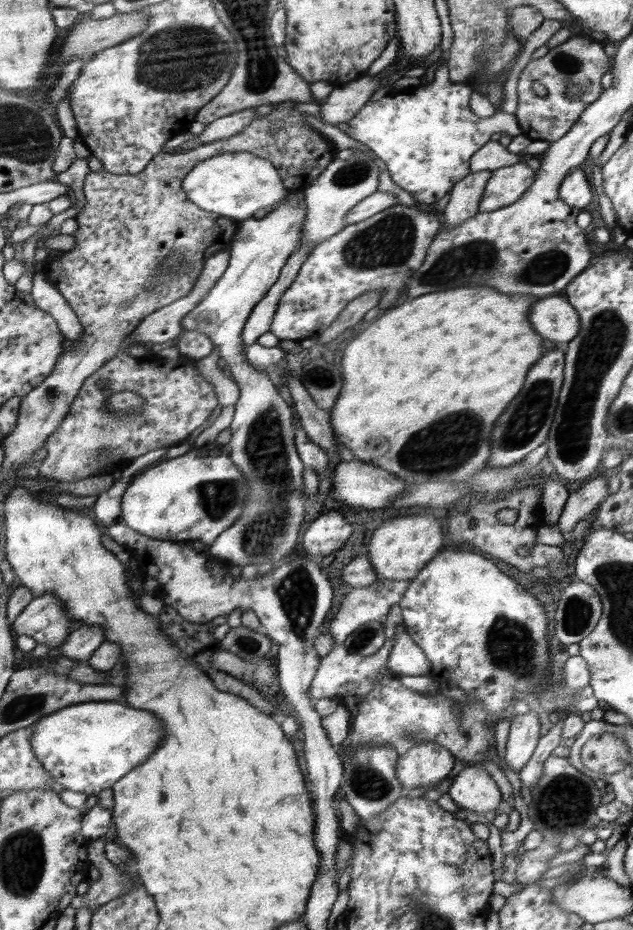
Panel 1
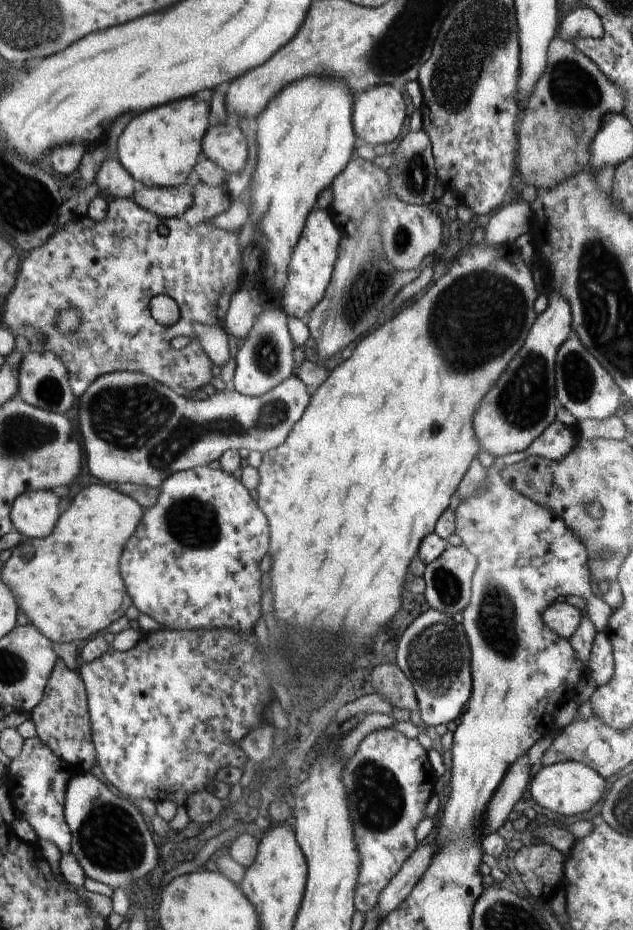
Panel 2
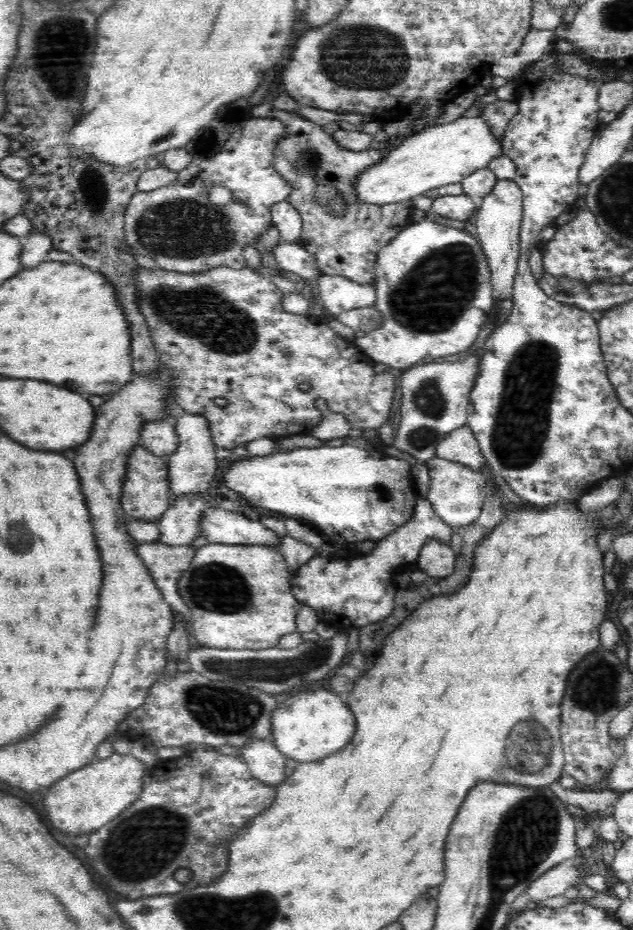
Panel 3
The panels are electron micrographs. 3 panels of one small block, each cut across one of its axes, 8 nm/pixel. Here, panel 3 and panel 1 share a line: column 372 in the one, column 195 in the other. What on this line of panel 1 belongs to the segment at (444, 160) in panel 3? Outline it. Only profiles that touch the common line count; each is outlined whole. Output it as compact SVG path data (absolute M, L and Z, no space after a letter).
M245 152L219 154L199 162L184 176L182 190L188 200L204 212L216 213L240 222L252 218L261 208L276 208L289 192L282 184L278 170L269 160Z

